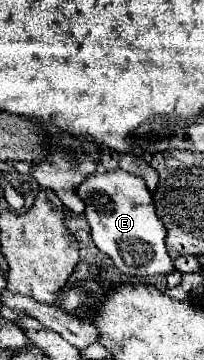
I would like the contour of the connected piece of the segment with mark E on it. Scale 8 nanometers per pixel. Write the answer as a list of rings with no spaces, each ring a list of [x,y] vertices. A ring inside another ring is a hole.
[[[125,171],[93,173],[79,185],[79,197],[85,201],[85,217],[91,225],[91,237],[99,251],[107,253],[115,265],[129,277],[167,275],[175,270],[165,249],[165,227],[155,213],[151,193],[141,177]]]

